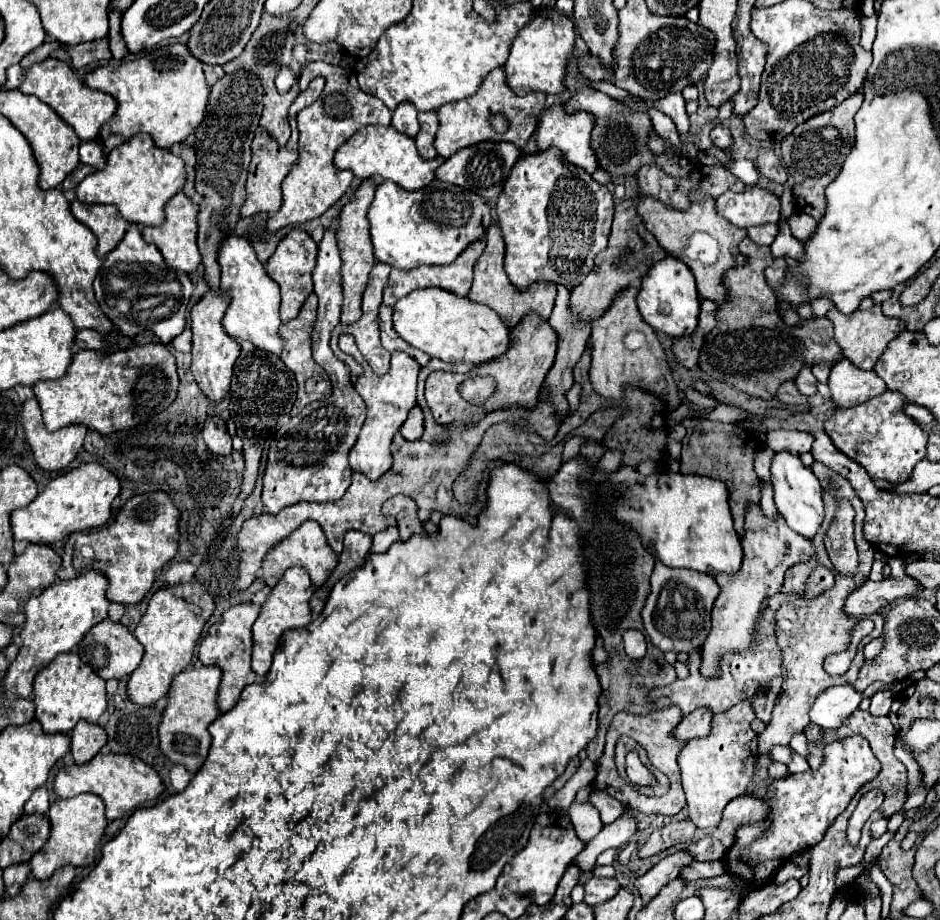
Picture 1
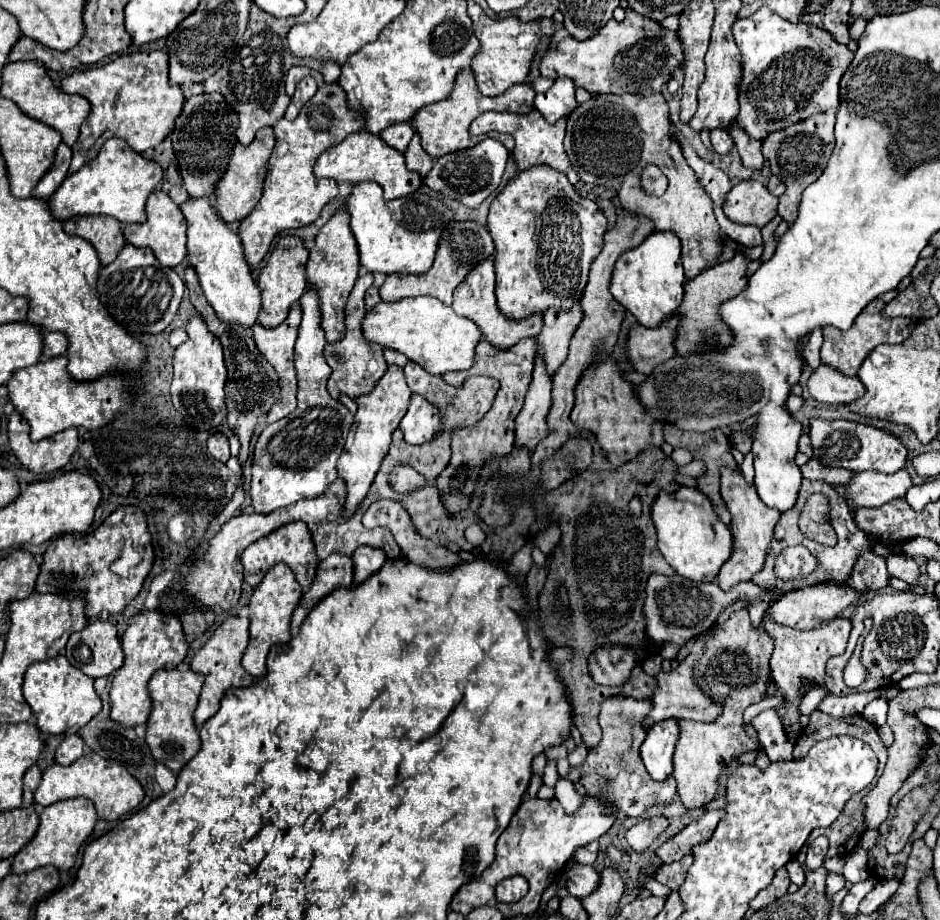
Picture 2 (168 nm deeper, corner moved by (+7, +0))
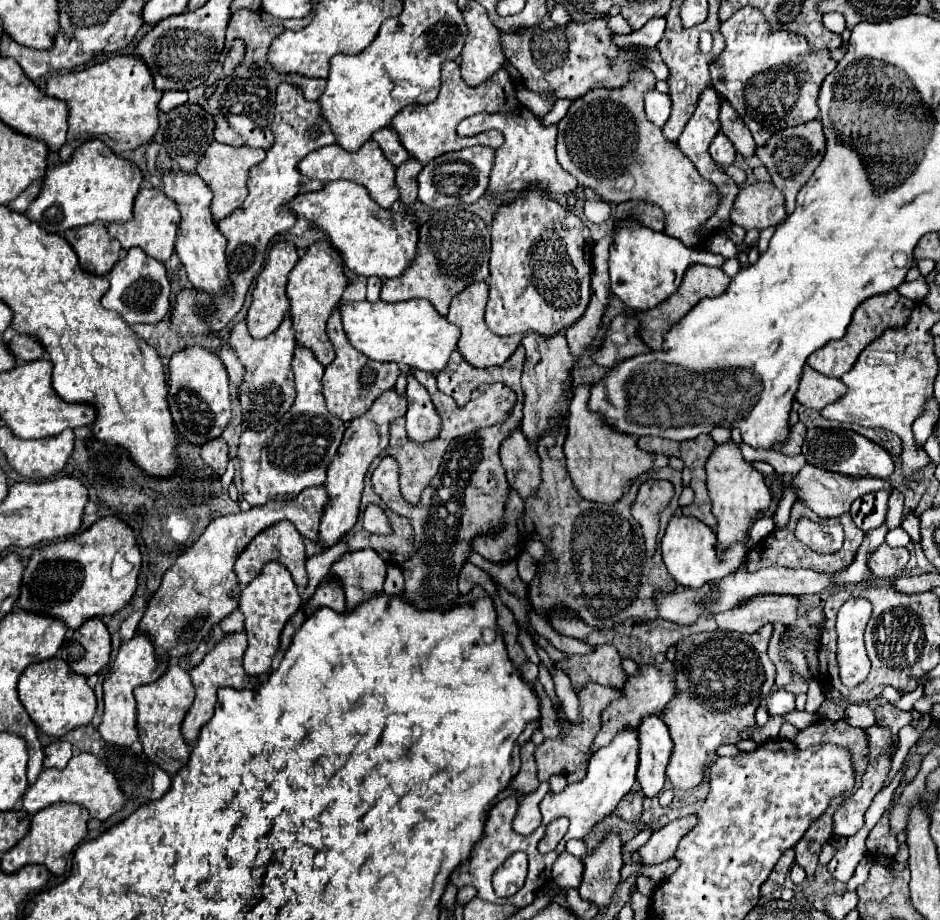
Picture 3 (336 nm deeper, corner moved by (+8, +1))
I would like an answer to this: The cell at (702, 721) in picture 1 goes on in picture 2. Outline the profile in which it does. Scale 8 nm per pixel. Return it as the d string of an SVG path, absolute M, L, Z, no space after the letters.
M676 719L660 721L652 725L652 729L648 729L646 741L640 747L640 755L652 779L662 781L672 773L670 765L672 765L672 753L678 741L678 733L680 729Z

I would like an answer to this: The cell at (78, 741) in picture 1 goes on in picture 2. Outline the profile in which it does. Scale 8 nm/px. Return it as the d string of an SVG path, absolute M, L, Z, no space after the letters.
M68 735L62 743L60 743L60 747L58 747L58 751L56 751L56 761L60 763L60 765L70 765L70 763L74 763L76 759L80 759L84 755L84 741L80 739L80 735Z

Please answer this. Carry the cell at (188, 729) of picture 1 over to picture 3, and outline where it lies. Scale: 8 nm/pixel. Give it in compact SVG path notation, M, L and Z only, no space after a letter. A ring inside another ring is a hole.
M171 664L157 682L139 686L135 690L135 700L137 700L137 732L143 744L143 752L161 770L173 776L187 764L189 758L189 746L181 736L181 722L195 700L195 688L191 684L191 676L181 666ZM163 752L173 760L163 760Z

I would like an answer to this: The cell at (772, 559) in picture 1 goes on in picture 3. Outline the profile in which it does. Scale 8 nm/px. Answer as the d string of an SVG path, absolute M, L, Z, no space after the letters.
M729 440L715 448L707 464L707 490L713 502L713 516L717 518L717 540L721 546L733 542L747 544L747 530L753 526L757 514L771 504L771 492L763 480L763 474L755 470L741 454L741 448Z

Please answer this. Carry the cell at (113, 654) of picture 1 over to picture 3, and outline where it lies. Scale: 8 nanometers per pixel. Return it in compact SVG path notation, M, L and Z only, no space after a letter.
M99 618L87 620L81 628L67 634L61 646L61 658L73 672L91 676L101 672L111 654L111 640L107 626Z

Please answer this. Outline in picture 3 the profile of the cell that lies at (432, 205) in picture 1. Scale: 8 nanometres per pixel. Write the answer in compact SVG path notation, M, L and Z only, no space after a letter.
M349 180L327 182L321 190L295 196L287 208L321 230L331 246L341 254L343 266L359 276L393 278L403 274L417 256L417 224L411 212L383 210L373 202L361 184Z

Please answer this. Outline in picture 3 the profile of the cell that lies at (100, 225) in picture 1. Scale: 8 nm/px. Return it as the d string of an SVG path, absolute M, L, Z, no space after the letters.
M93 222L65 232L65 240L73 246L85 272L105 276L119 260L121 245L109 236L103 222Z

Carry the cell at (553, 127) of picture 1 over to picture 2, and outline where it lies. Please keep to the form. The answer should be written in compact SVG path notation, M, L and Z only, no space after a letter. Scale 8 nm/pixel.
M536 109L526 113L526 115L512 115L512 113L482 113L478 115L478 119L470 125L470 133L488 133L488 131L500 131L500 133L510 133L516 141L516 147L512 151L516 163L518 163L518 169L528 169L532 165L540 165L540 163L546 163L550 165L552 169L556 171L562 171L568 175L570 183L576 185L578 183L578 173L574 171L574 167L570 165L570 159L566 157L566 151L564 151L564 133L566 133L566 119L558 119L554 125L550 125L542 113L538 113Z

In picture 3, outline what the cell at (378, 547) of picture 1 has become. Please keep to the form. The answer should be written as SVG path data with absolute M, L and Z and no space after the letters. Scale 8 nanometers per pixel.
M371 548L361 552L343 554L329 570L331 578L339 578L345 590L347 610L371 600L375 594L383 592L383 582L387 574L387 564Z

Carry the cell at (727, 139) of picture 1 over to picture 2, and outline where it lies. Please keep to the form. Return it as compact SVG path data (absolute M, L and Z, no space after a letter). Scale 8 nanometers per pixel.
M712 129L712 133L710 133L710 141L712 141L714 151L720 153L720 155L730 153L732 147L734 147L734 141L732 141L732 137L728 135L726 129Z

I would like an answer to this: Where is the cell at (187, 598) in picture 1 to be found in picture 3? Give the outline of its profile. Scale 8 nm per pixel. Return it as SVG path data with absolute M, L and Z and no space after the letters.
M137 634L129 642L121 644L119 654L115 656L115 662L109 666L103 680L105 714L103 714L103 722L99 724L99 734L105 742L119 748L129 748L137 740L137 710L135 710L133 690L137 686L155 682L165 670L167 670L167 662L157 660L153 652L153 644L145 634Z

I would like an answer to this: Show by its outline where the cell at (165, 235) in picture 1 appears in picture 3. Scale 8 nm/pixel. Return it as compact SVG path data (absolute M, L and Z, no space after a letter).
M141 188L135 204L133 204L133 220L129 222L115 222L107 224L109 234L121 242L123 250L129 250L133 246L141 248L145 254L153 256L159 262L167 262L171 254L175 252L175 236L179 230L179 210L173 200L169 200L161 190L157 188Z

